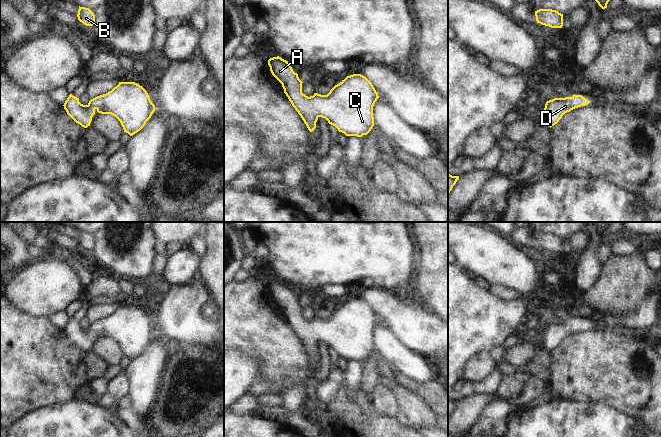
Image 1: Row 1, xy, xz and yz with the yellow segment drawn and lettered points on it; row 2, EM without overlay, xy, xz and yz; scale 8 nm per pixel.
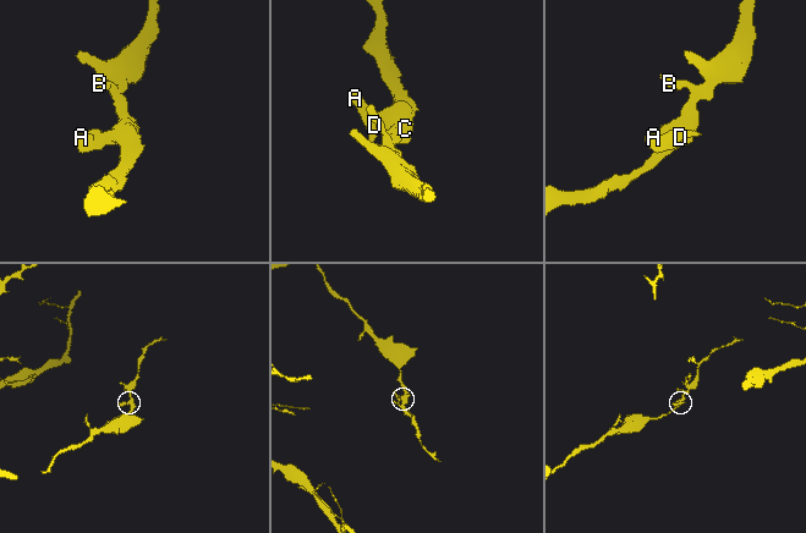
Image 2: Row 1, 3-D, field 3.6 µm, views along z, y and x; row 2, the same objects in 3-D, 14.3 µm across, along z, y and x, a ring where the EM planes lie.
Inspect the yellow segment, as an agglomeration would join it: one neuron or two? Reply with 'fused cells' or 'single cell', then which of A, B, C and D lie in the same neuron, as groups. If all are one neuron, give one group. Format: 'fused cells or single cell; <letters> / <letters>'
single cell; A B C D

